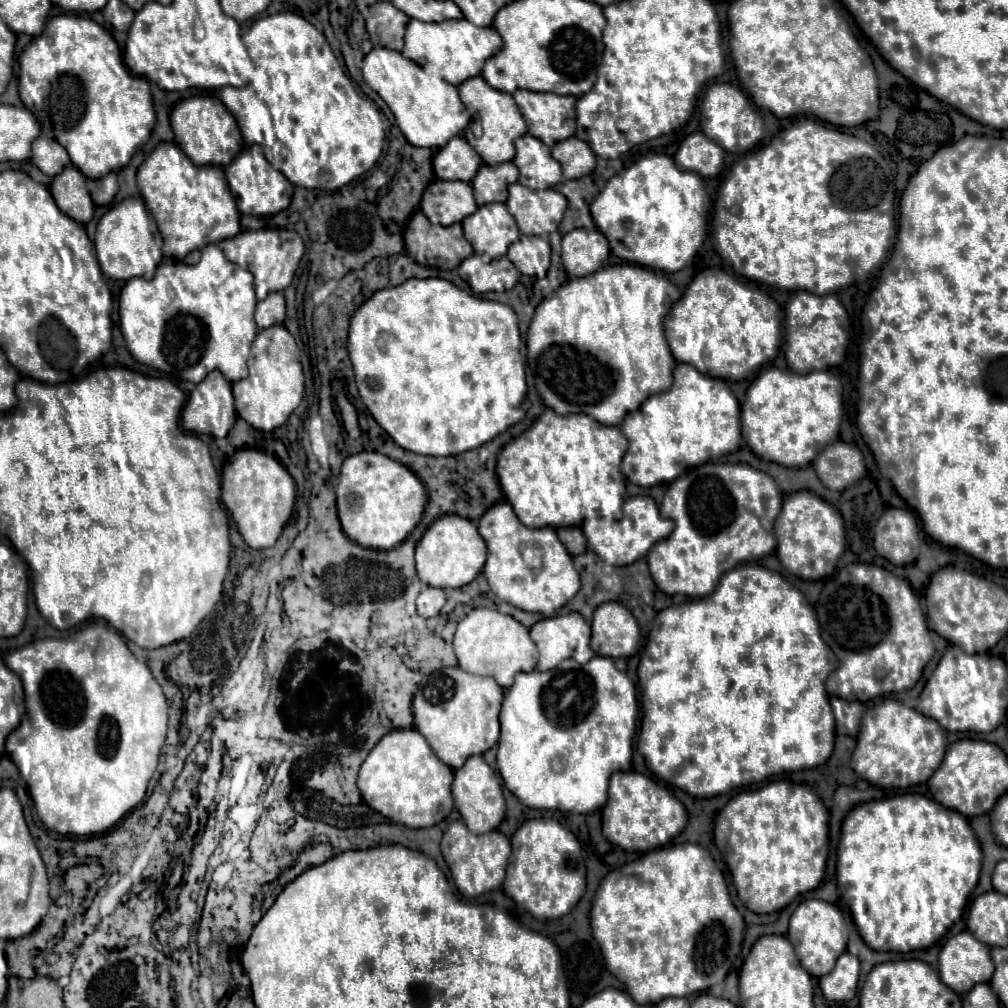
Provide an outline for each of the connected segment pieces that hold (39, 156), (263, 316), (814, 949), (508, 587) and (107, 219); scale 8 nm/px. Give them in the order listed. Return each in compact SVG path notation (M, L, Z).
M38 136L32 144L32 162L40 168L40 172L48 176L58 176L68 164L68 152L52 138Z
M272 292L272 296L268 296L268 300L258 302L256 306L256 314L254 320L258 324L258 328L270 328L274 324L282 324L284 322L284 296L280 292Z
M804 900L798 904L794 914L790 916L788 940L792 942L800 964L816 978L832 972L838 956L846 952L848 944L848 928L844 924L842 912L824 900Z
M500 502L478 520L478 530L488 546L484 576L500 600L526 612L554 616L580 590L580 576L572 566L572 556L560 544L554 528L528 528L520 524L508 502Z
M124 198L120 204L112 206L98 222L94 246L102 274L112 280L130 280L136 276L152 280L164 260L162 236L142 198Z

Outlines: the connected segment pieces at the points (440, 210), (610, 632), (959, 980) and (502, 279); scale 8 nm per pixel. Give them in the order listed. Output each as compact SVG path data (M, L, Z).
M434 180L422 196L420 210L432 220L432 224L450 226L462 222L466 216L476 212L472 186L464 182Z
M606 602L596 608L592 618L590 648L598 656L630 658L640 646L640 628L628 608Z
M960 932L958 936L950 938L940 952L940 978L944 980L944 984L948 984L948 988L952 988L958 994L970 992L976 984L990 982L992 974L994 974L994 962L990 958L988 946L978 942L968 932Z
M478 254L466 258L460 264L458 274L476 294L506 292L514 288L520 276L516 266L508 258L494 258L490 262L482 262Z

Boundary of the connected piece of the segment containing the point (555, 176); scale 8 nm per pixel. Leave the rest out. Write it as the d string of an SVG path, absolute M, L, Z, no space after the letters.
M522 136L516 140L514 164L520 170L518 182L532 190L552 188L562 180L562 168L552 160L550 148L540 144L534 136Z

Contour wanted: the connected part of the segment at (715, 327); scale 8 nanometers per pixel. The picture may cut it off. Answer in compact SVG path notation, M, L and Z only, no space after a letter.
M706 268L688 284L682 300L672 306L664 320L664 330L672 356L678 362L692 364L712 378L742 382L776 358L782 338L780 322L780 306L768 294L758 290L756 302L754 290L746 284L720 268Z

